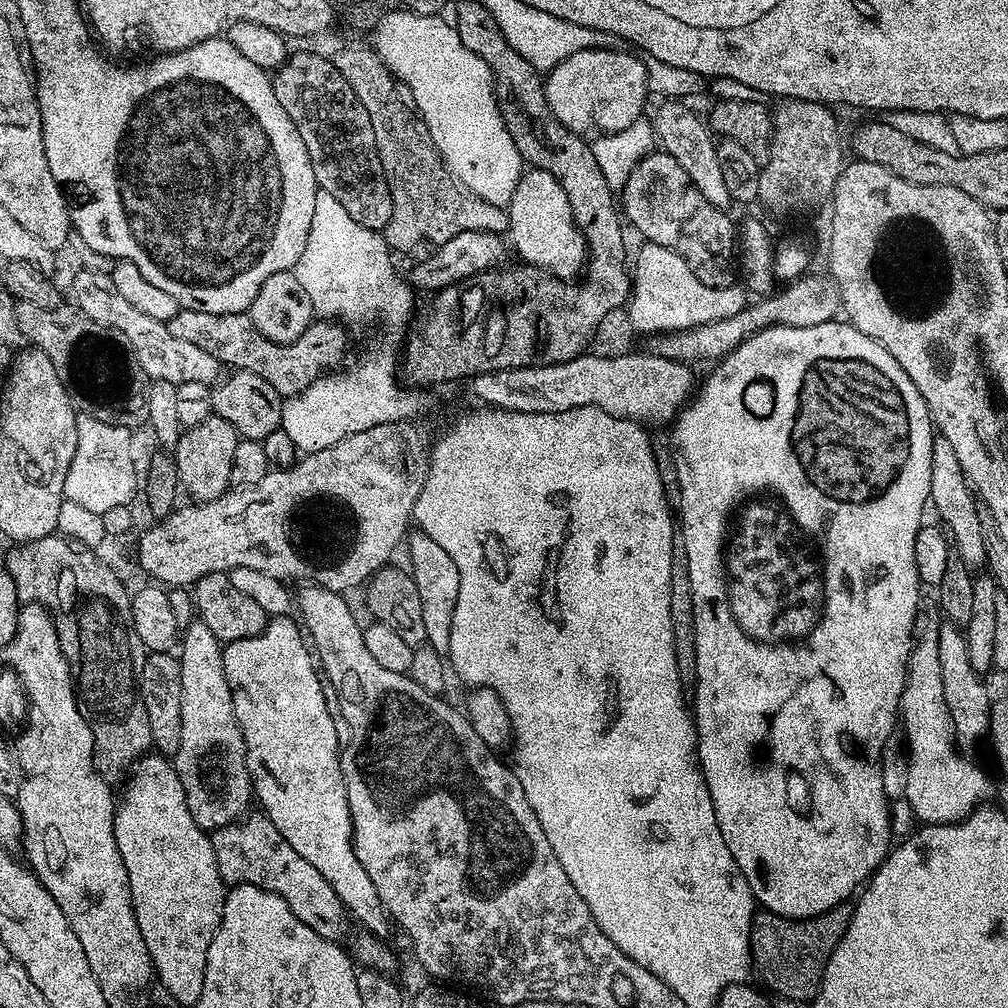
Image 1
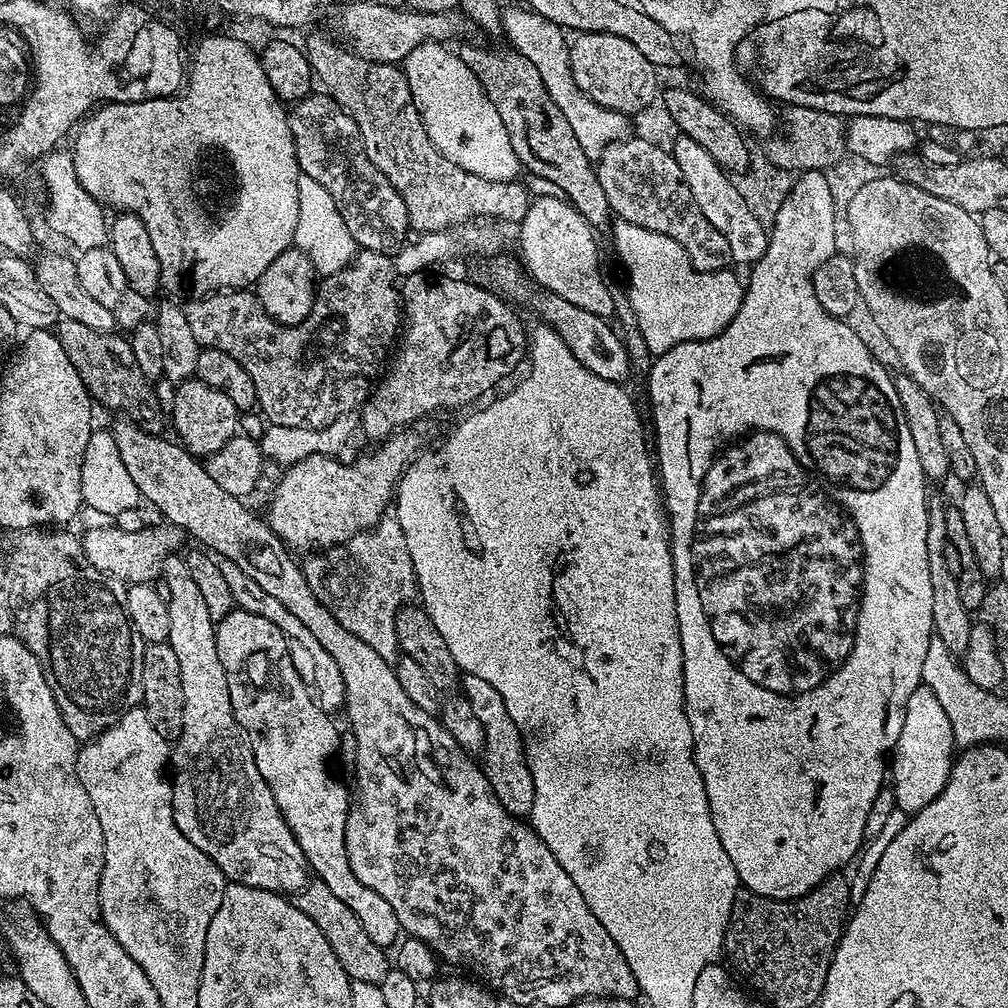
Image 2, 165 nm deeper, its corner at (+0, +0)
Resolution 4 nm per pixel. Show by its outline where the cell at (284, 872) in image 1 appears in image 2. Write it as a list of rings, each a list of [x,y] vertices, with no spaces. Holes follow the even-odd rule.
[[[313,879],[295,893],[294,903],[298,910],[302,910],[302,914],[312,919],[318,930],[322,930],[326,942],[330,942],[330,950],[334,950],[334,958],[342,962],[342,970],[346,970],[349,980],[379,985],[382,978],[386,978],[390,967],[389,953],[366,935],[365,928],[358,922],[358,917],[350,911],[350,906],[343,904],[330,891],[330,886],[326,886],[321,880]]]

